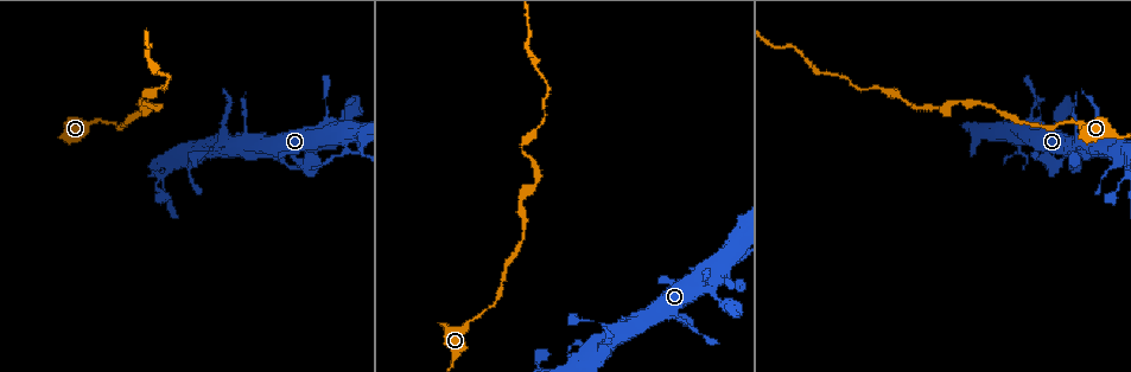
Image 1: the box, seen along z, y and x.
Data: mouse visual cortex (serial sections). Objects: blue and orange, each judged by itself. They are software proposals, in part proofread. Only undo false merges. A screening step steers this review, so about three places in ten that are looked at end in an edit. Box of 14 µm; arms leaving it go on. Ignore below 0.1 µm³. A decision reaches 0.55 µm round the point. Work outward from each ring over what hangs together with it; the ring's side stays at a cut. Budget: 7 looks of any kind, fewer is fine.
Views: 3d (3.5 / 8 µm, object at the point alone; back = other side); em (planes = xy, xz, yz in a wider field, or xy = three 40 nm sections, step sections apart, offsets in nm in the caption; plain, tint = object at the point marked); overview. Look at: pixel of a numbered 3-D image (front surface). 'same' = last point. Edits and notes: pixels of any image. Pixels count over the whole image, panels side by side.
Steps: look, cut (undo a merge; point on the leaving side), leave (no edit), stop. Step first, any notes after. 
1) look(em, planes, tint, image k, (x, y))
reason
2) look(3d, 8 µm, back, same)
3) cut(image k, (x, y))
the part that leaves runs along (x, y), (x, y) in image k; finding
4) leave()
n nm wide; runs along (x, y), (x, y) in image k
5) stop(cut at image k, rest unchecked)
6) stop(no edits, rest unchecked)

look(3d, 3.5 µm, image 1, (347, 150))
abrupt turn

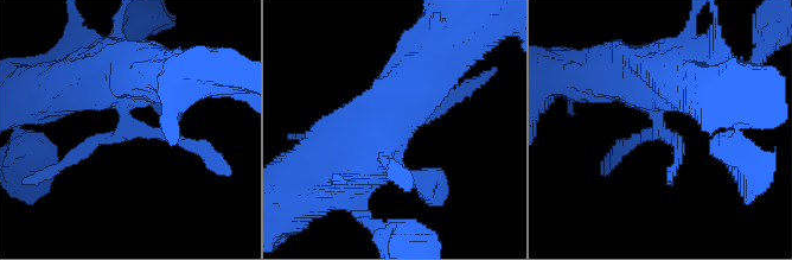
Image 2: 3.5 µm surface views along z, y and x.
look(em, xy, step 3, tint, image 2, (125, 125))
now the EM

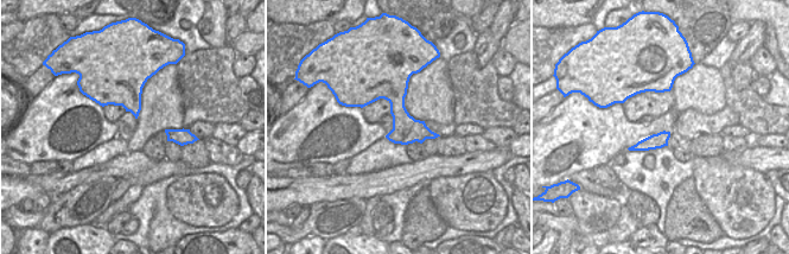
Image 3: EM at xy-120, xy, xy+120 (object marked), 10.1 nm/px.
leave()
280 nm wide; runs along (392, 75), (399, 113), (432, 135) in image 3; one cell here

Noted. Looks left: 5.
look(3d, 3.5 µm, image 1, (93, 121))
sudden change in width

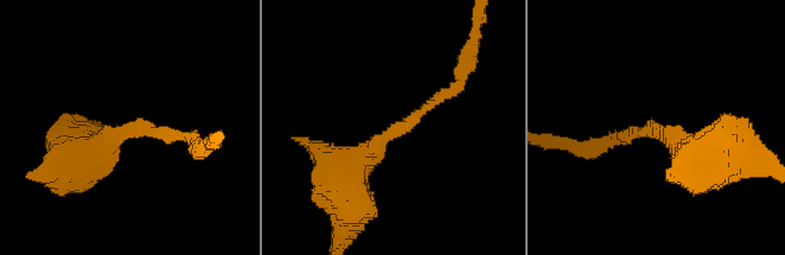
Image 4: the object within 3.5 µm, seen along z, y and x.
look(em, planes, plain, image 4, (397, 126))
arms of 150, 500 nm

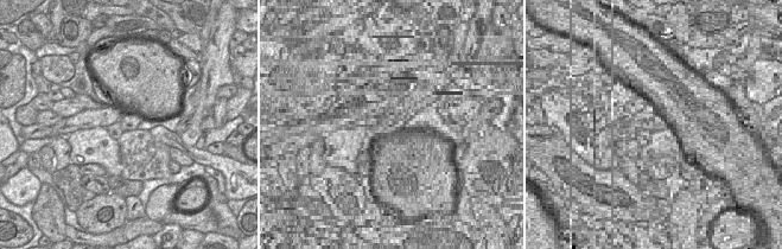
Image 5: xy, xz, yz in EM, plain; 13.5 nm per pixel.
look(em, planes, tint, same)

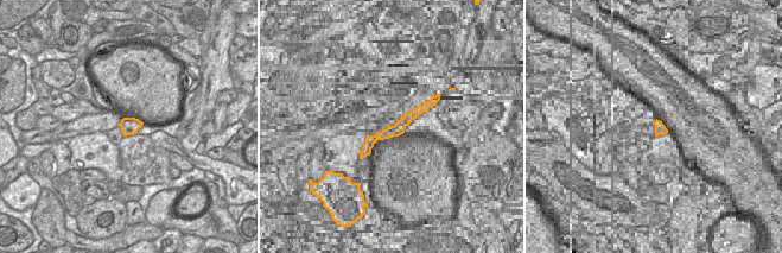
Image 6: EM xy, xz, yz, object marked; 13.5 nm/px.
leave()
runs along (343, 177), (460, 80) in image 4; all the same cell

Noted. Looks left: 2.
stop(no edits, rest unchecked)

